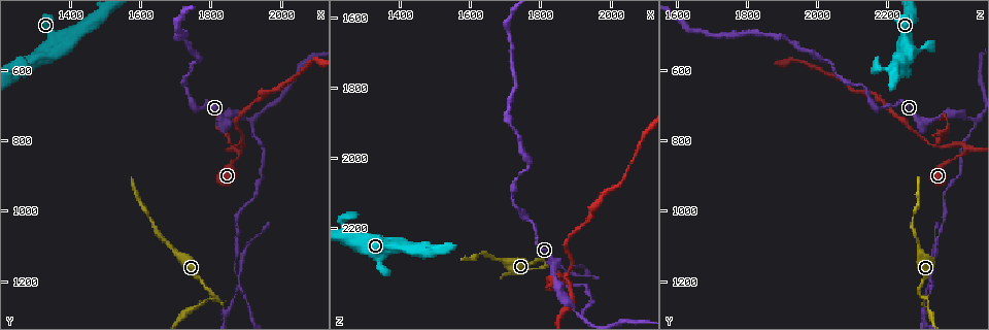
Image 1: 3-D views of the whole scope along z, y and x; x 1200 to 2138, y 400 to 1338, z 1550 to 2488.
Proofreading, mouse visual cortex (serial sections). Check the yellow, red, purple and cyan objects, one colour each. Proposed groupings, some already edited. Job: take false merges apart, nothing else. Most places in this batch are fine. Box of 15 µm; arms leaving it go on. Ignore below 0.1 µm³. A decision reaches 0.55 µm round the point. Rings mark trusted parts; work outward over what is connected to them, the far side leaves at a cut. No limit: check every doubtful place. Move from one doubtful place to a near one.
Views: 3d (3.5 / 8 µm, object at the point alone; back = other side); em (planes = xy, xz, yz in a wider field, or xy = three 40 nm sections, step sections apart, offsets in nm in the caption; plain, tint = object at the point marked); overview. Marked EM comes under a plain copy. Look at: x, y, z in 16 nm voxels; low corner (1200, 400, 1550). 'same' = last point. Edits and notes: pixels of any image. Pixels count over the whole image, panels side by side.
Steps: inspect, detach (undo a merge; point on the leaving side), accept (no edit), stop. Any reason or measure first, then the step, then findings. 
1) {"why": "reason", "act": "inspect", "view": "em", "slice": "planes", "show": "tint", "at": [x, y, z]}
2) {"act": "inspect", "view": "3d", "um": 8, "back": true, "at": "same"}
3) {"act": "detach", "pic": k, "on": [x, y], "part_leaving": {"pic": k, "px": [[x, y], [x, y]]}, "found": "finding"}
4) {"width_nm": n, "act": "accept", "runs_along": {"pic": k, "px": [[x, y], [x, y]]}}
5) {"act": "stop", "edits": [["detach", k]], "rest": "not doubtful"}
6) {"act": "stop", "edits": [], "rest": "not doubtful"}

{"why": "thick turns thin", "act": "inspect", "view": "3d", "um": 3.5, "at": [1760, 570, 2030]}

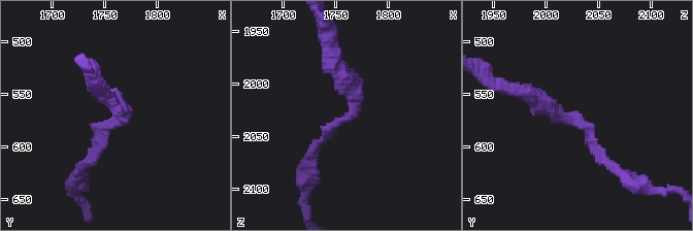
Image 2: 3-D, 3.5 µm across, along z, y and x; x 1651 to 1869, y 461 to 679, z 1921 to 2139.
{"arm_widths_nm": [150, 250], "why": "need the tissue", "act": "inspect", "view": "em", "slice": "xy", "step": 5, "show": "tint", "at": [1764, 572, 2028]}

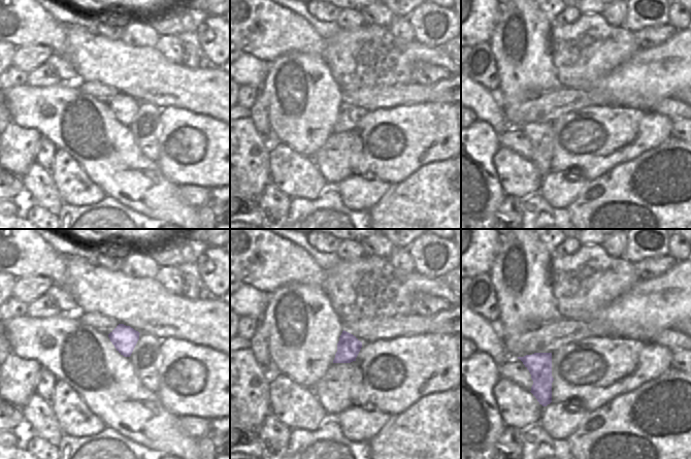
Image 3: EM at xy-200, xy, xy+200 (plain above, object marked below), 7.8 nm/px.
{"act": "accept", "runs_along": {"pic": 2, "px": [[604, 162], [589, 127], [523, 92]]}, "found": "continuous, no second cell"}

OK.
{"why": "a fork", "act": "inspect", "view": "3d", "um": 3.5, "at": [1915, 745, 2450]}

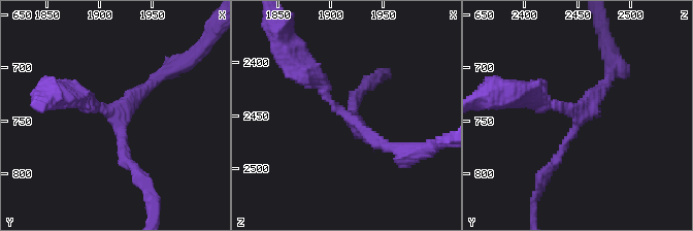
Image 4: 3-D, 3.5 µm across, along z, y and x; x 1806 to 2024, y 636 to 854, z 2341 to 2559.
{"arms": 3, "arm_widths_nm": [150, 200, 300], "why": "need the tissue", "act": "inspect", "view": "em", "slice": "planes", "show": "tint", "at": [1910, 744, 2446]}

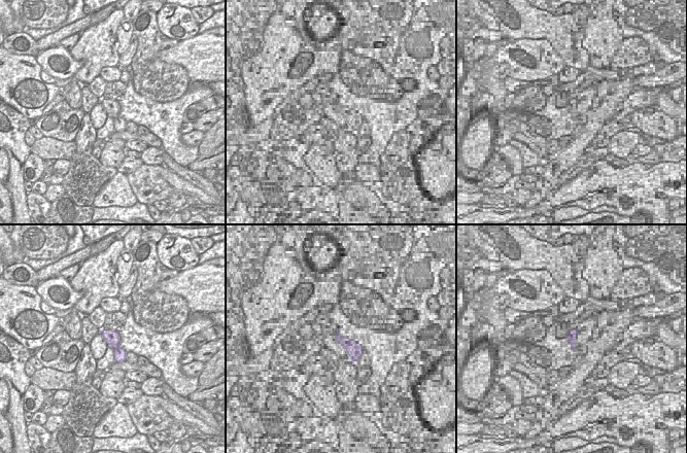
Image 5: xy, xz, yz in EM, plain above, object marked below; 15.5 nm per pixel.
{"act": "accept", "runs_along": {"pic": 4, "px": [[68, 91], [119, 123], [134, 167]]}, "found": "all the same cell"}

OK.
{"why": "thin neck", "act": "inspect", "view": "3d", "um": 3.5, "at": [1880, 830, 2420]}

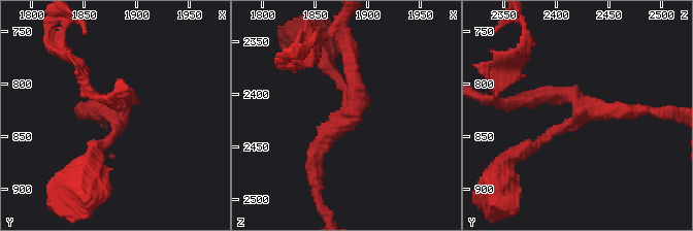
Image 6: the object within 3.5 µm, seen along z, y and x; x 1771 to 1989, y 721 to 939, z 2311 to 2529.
{"arm_widths_nm": [150, 200, 250], "act": "accept", "found": "all the same cell"}

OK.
{"why": "sharp bend", "act": "inspect", "view": "3d", "um": 8, "back": true, "at": [1810, 1240, 2300]}

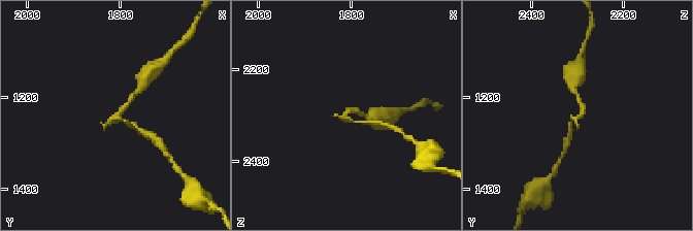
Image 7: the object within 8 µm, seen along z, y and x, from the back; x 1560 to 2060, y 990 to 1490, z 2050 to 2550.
{"why": "closer look", "act": "inspect", "view": "3d", "um": 3.5, "at": [1810, 1240, 2300]}

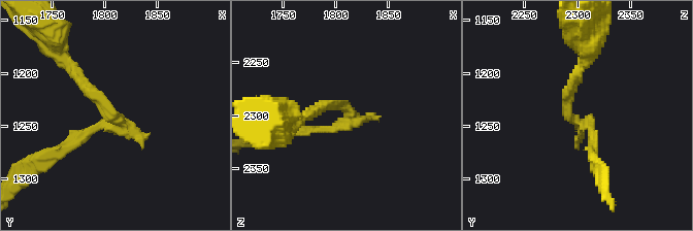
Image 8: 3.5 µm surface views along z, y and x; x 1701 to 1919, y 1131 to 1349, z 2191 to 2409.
{"act": "inspect", "view": "em", "slice": "xy", "step": 1, "show": "tint", "at": [1812, 1244, 2298]}

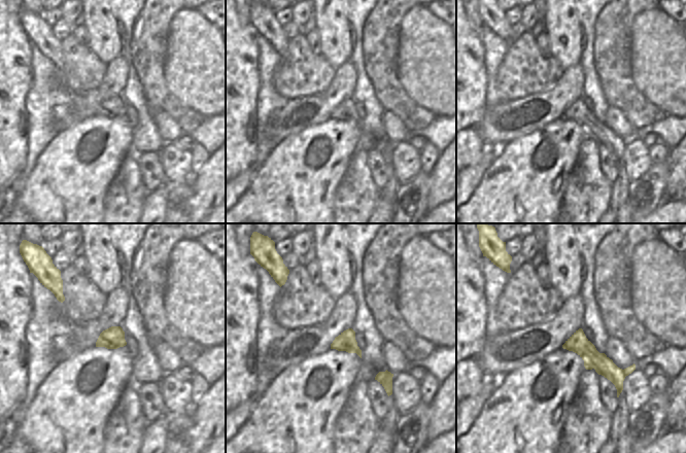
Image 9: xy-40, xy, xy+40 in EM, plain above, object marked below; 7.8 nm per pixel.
{"act": "detach", "pic": 8, "on": [68, 142], "found": "two cells meet here"}

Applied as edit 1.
{"why": "arms part here", "act": "inspect", "view": "3d", "um": 3.5, "at": [1880, 1210, 2320]}

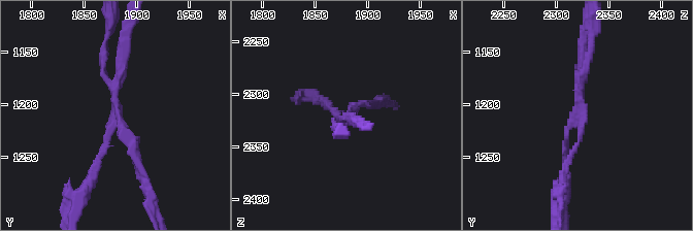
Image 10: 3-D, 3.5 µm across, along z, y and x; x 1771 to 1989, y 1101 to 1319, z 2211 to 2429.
{"arms": 3, "arm_widths_nm": [100, 100, 150], "why": "now the EM", "act": "inspect", "view": "em", "slice": "xy", "step": 1, "show": "tint", "at": [1882, 1212, 2320]}

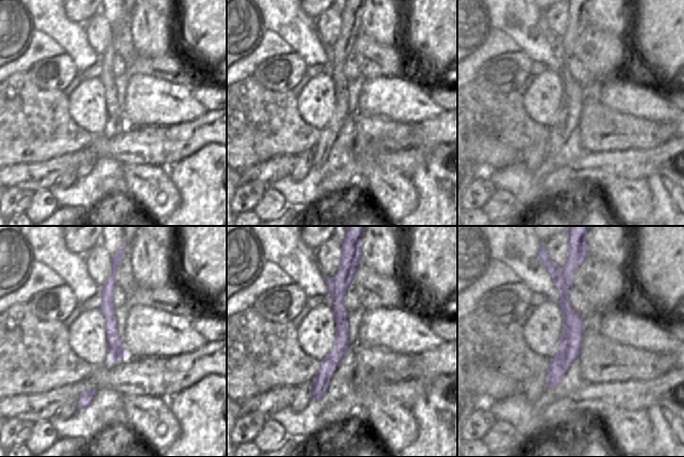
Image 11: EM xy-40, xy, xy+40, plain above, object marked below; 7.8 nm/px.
{"act": "detach", "pic": 10, "on": [136, 151], "border": {"pic": 11, "px": [[334, 278], [334, 296], [332, 298]]}, "found": "two cells meet here"}

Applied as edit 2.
{"act": "stop", "edits": [["detach", 8], ["detach", 10]], "rest": "not doubtful"}

